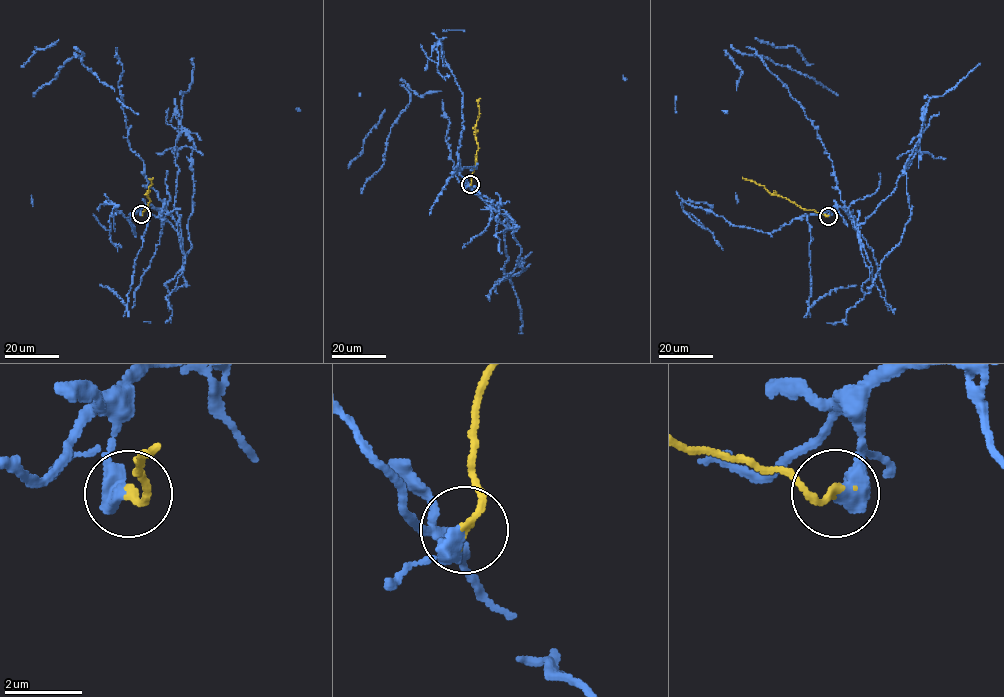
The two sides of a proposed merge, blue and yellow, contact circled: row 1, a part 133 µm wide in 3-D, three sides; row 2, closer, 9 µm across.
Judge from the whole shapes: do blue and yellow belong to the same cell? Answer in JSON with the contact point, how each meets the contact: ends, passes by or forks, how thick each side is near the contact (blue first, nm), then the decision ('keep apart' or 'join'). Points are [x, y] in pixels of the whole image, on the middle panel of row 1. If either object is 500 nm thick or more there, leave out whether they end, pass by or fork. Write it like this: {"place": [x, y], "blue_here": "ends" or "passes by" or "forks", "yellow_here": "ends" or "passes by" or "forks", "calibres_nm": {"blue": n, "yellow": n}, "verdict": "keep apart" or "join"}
{"place": [470, 184], "calibres_nm": {"blue": 550, "yellow": 200}, "verdict": "keep apart"}

